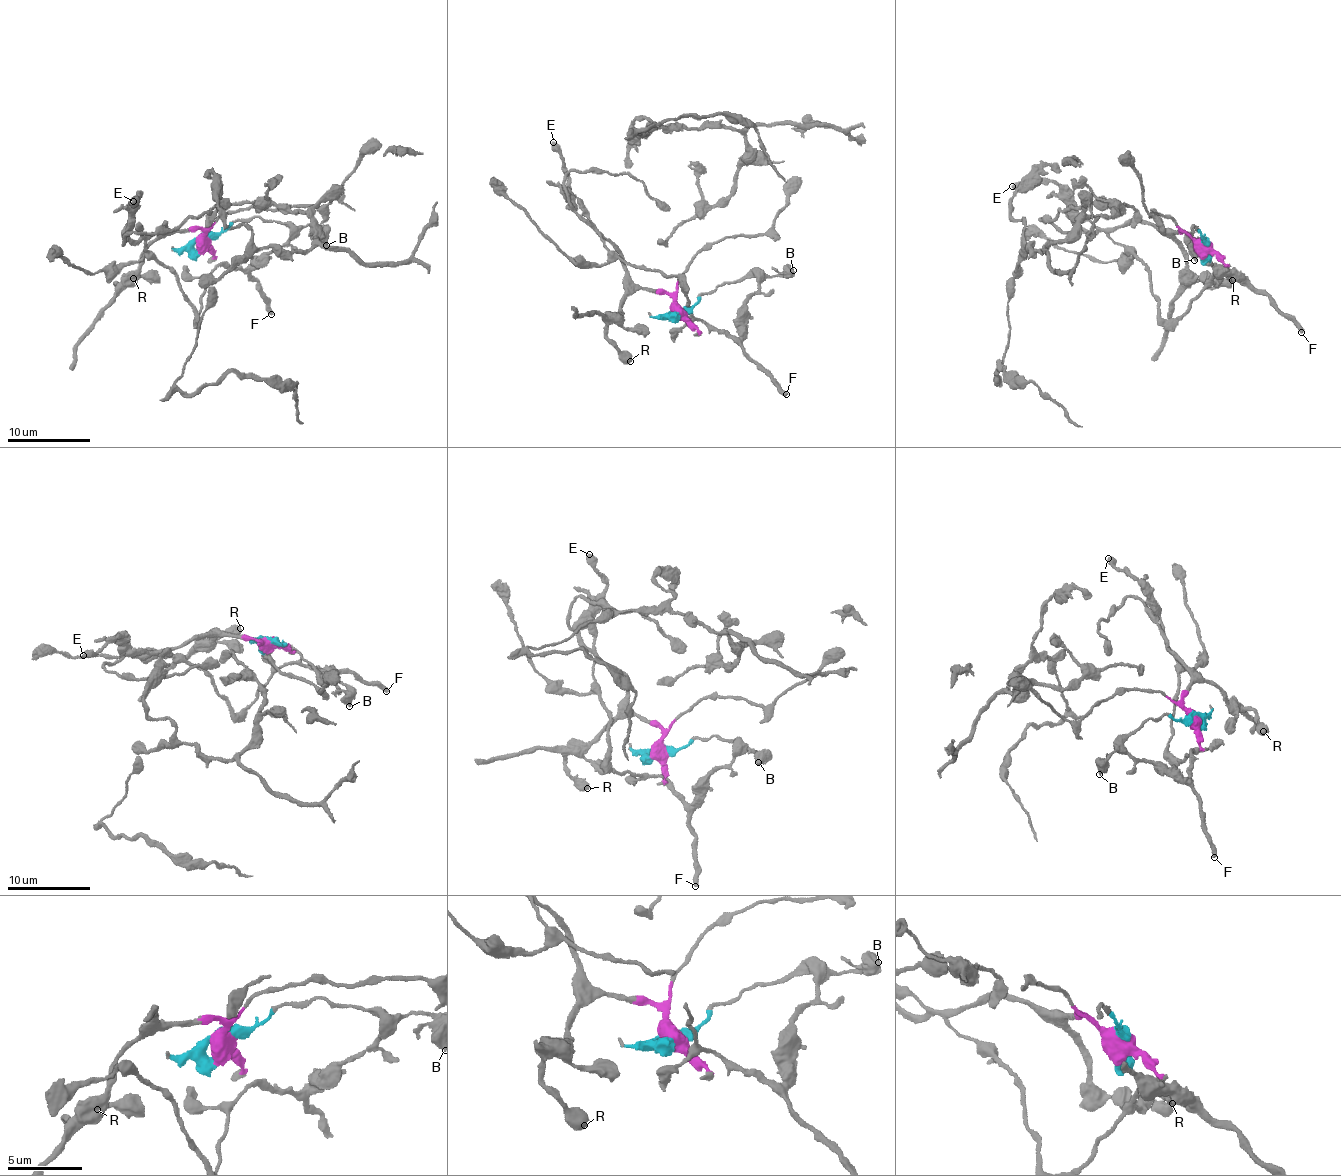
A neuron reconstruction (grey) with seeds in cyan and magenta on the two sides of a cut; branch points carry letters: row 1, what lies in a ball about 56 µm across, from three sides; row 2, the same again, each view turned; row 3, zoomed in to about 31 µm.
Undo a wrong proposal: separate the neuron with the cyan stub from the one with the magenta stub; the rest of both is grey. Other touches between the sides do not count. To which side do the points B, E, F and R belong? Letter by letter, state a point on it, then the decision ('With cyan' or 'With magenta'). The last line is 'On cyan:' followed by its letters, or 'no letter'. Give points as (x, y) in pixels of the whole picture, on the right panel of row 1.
B: Place: (1194, 260). With cyan
E: Place: (1012, 186). With magenta
F: Place: (1301, 332). With cyan
R: Place: (1232, 280). With magenta
On cyan: B, F

